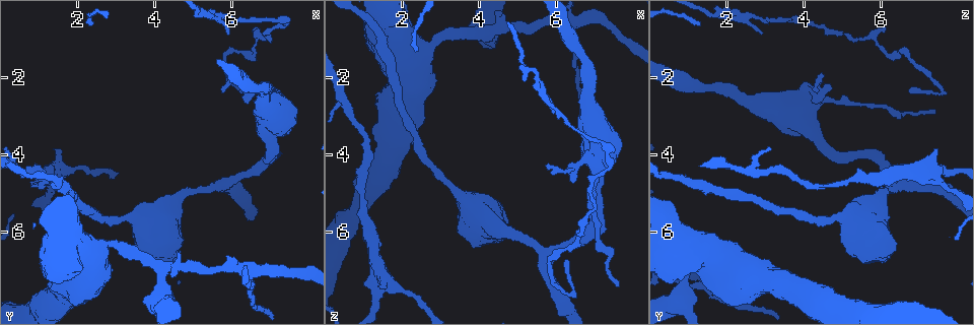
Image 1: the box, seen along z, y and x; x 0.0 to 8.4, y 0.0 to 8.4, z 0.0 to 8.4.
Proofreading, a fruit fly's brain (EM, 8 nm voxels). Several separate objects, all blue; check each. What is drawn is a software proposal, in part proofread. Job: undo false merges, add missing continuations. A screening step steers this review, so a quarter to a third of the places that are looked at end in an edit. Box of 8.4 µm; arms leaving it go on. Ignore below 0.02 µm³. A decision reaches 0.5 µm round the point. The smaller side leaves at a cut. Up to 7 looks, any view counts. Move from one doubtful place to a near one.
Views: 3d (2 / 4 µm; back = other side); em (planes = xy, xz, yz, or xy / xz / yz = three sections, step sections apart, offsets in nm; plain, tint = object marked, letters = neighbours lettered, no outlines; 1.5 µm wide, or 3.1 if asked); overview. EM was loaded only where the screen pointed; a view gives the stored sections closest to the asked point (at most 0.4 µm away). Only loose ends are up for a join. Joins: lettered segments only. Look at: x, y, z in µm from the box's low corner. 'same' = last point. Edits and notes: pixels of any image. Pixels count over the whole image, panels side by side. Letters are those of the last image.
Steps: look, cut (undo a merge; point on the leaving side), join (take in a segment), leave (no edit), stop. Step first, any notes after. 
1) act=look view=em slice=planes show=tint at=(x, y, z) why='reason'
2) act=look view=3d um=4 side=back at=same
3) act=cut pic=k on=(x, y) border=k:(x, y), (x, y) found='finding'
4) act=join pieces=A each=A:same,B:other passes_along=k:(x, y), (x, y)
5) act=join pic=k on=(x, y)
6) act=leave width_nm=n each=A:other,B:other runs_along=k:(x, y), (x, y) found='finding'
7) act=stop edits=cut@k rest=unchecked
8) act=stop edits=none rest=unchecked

act=look view=em slice=planes show=letters at=(6.60, 0.70, 6.15) why='branch stops here'

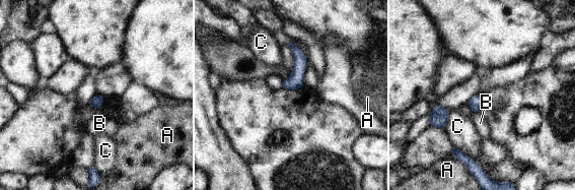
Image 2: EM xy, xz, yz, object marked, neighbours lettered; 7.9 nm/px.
act=leave each=A:other,B:other,C:other border=2:(479, 110), (472, 113) found='no lettered segment goes on from it'

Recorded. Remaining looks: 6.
act=look view=em slice=xy step=4 show=tint at=(1.00, 4.80, 4.55) why='narrows sharply'

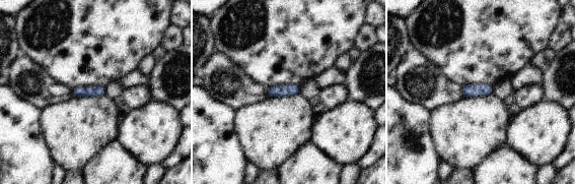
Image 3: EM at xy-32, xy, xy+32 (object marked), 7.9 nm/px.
act=look view=em slice=planes show=tint at=same

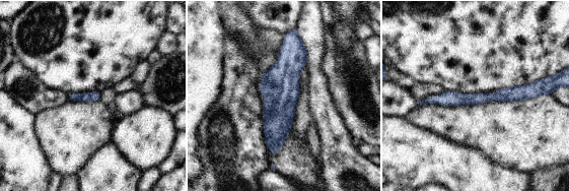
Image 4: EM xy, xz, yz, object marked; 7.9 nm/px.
act=look view=em slice=planes show=letters at=same why='see the neighbours'

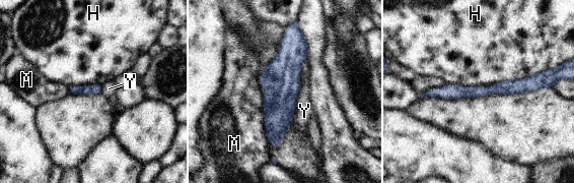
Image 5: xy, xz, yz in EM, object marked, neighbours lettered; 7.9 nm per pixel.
act=leave width_nm=80 each=H:other,M:other,Y:other runs_along=5:(290, 29), (273, 144) found='continuous, no second cell'

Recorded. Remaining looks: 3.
act=look view=3d um=4 at=(1.35, 7.35, 2.40) why='thick end'

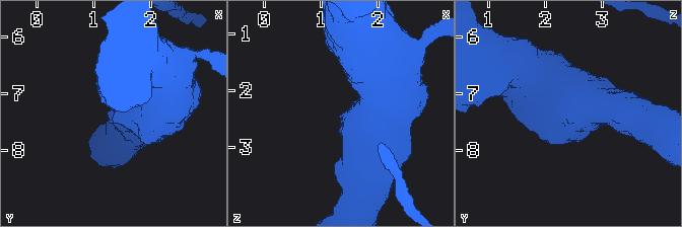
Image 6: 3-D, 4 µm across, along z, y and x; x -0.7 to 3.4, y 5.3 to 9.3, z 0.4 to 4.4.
act=look view=em slice=planes show=letters at=(1.30, 7.45, 2.40)

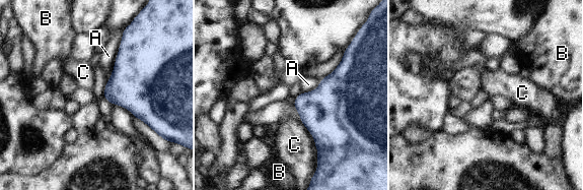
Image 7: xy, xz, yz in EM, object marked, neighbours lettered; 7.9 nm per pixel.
act=leave each=A:other,B:other,C:other border=7:(300, 121), (313, 138), (316, 162) found='no lettered segment goes on from it'

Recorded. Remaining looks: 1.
act=stop edits=none rest=unchecked

